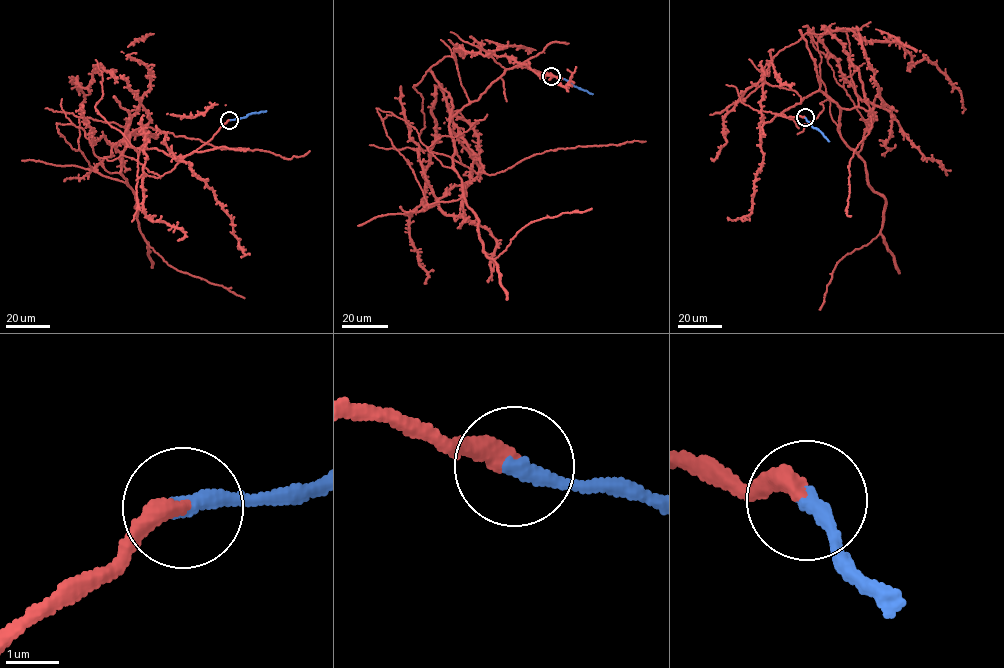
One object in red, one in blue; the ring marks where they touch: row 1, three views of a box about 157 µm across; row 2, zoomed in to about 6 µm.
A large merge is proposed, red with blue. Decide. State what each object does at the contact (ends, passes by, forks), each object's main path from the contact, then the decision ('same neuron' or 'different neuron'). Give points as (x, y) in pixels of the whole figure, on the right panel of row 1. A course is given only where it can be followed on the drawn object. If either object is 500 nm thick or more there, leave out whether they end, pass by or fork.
red ends; blue ends; course red (805, 117), (775, 113), (819, 90), (872, 113), (825, 25), (897, 43), (911, 66), (927, 59), (962, 113); course blue (805, 117), (829, 141); same neuron

